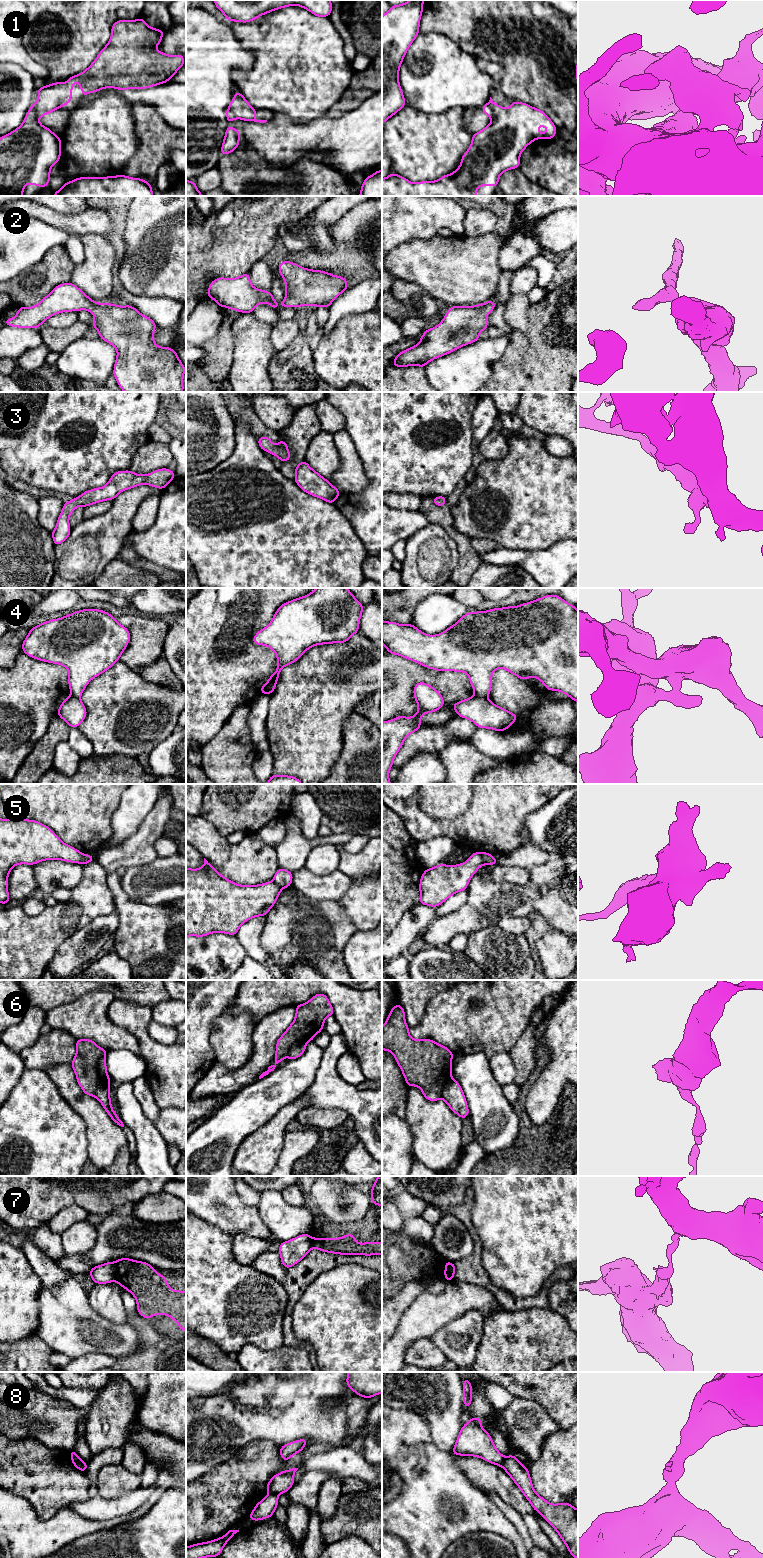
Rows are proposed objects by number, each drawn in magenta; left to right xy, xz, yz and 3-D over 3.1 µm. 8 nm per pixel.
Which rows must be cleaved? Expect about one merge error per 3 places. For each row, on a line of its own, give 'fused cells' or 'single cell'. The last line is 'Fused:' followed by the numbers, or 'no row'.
1: fused cells
2: single cell
3: single cell
4: fused cells
5: fused cells
6: fused cells
7: fused cells
8: fused cells
Fused: 1, 4, 5, 6, 7, 8

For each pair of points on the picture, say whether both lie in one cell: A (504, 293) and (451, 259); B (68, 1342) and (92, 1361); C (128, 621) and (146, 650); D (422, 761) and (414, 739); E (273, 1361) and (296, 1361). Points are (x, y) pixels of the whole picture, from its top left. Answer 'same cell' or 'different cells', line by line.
A: different cells
B: different cells
C: same cell
D: different cells
E: same cell

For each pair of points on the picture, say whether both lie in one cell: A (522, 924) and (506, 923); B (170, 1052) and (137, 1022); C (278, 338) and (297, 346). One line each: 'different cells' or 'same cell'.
A: same cell
B: same cell
C: different cells

